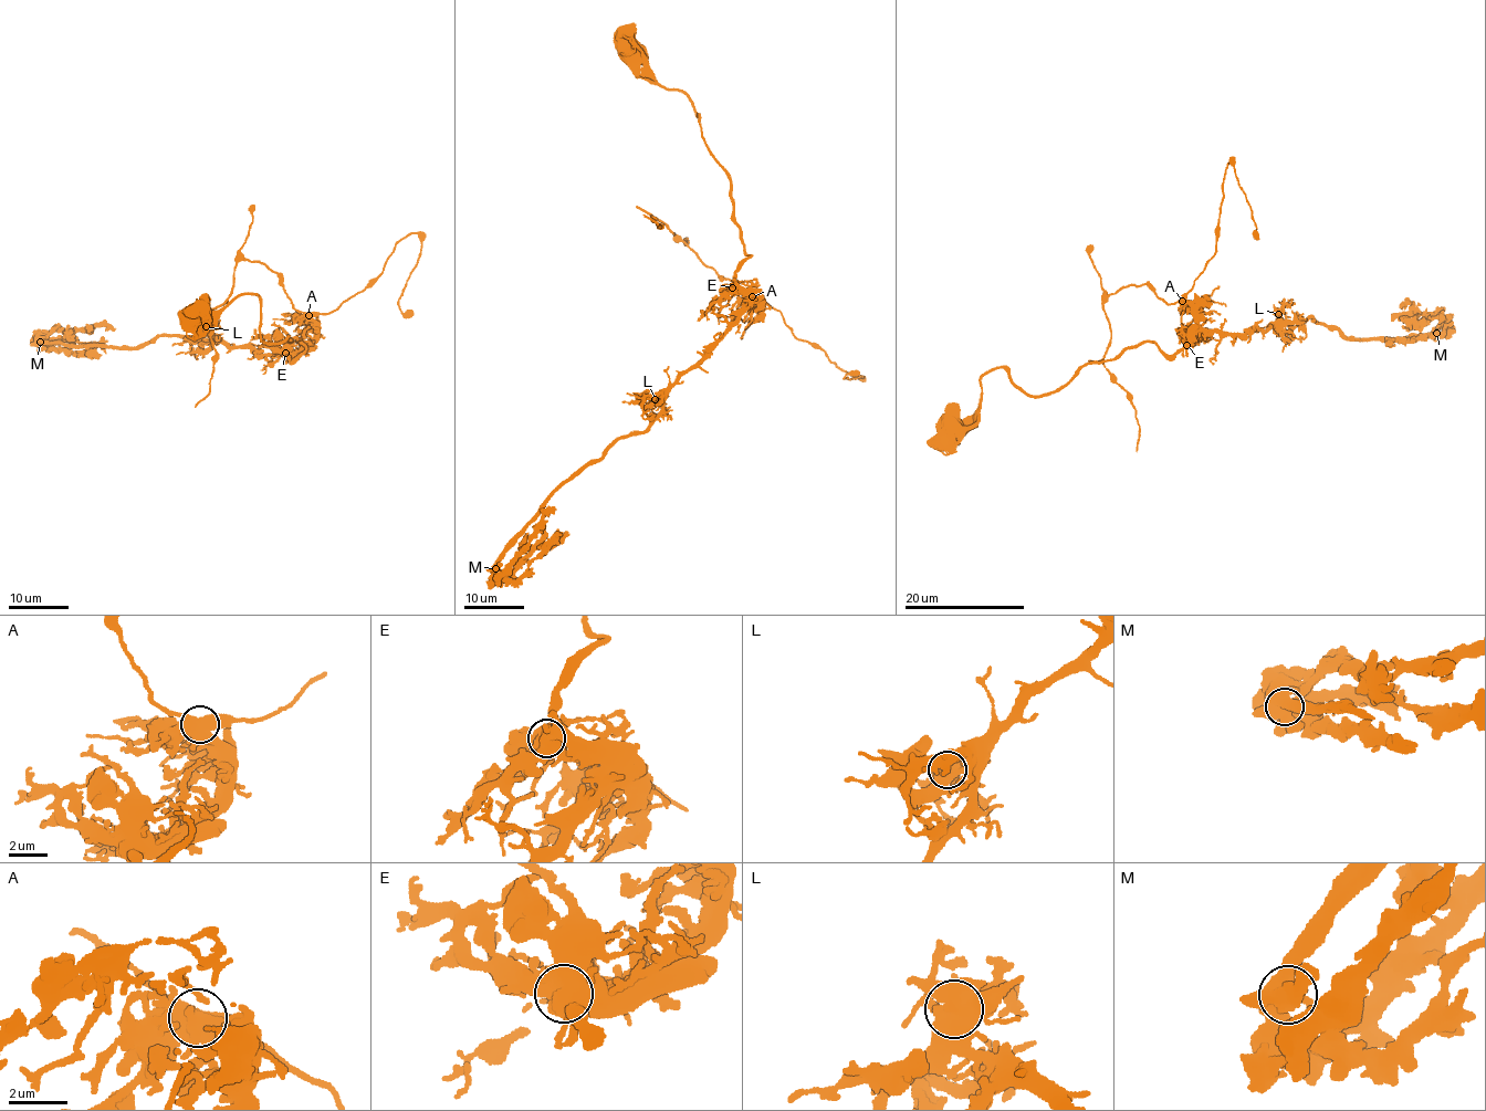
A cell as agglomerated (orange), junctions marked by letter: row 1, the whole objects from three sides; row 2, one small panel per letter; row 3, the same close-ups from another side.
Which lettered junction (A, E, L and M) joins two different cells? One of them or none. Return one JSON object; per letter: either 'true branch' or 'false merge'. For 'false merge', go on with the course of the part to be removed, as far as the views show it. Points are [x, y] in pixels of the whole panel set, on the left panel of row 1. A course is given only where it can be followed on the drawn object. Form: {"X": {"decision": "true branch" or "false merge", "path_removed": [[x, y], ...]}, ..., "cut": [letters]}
{"A": {"decision": "false merge", "path_removed": [[307, 315], [296, 311], [265, 264], [238, 262], [231, 295], [210, 312], [215, 357], [210, 394], [195, 407]]}, "E": {"decision": "true branch"}, "L": {"decision": "true branch"}, "M": {"decision": "true branch"}, "cut": ["A"]}

